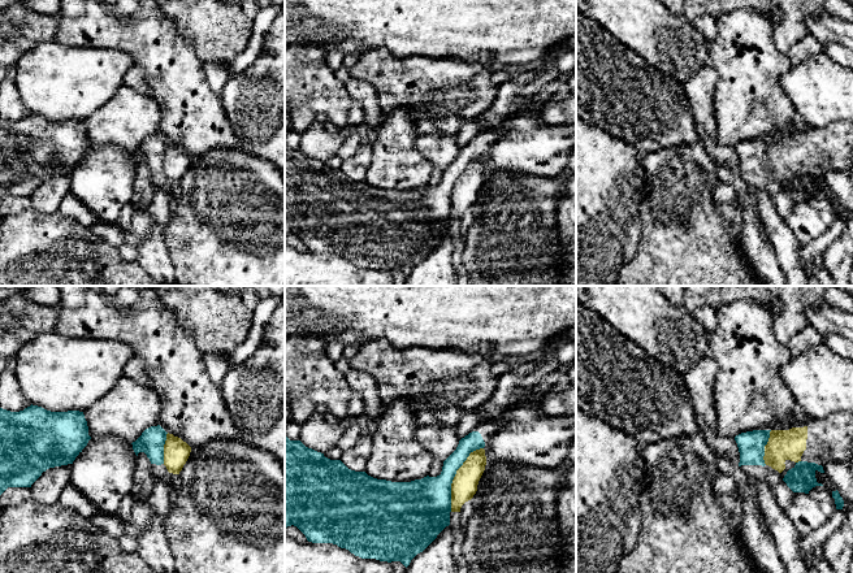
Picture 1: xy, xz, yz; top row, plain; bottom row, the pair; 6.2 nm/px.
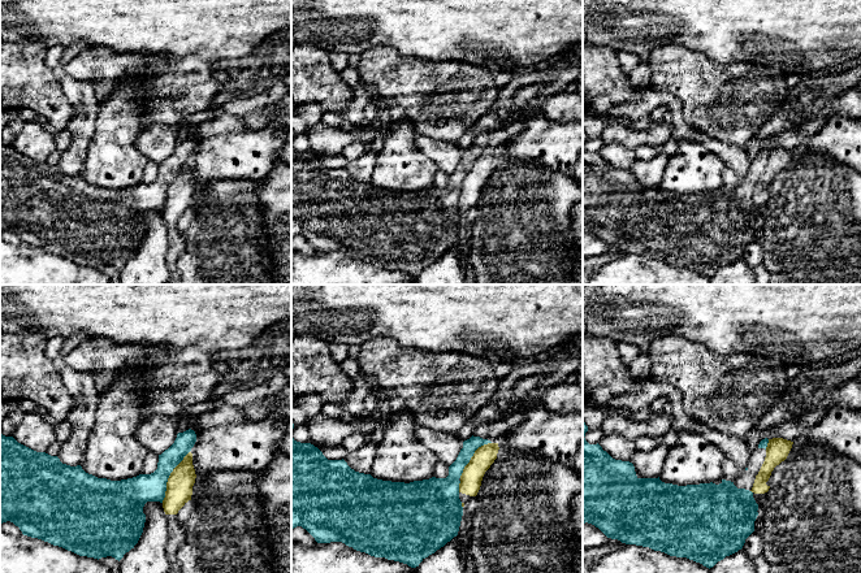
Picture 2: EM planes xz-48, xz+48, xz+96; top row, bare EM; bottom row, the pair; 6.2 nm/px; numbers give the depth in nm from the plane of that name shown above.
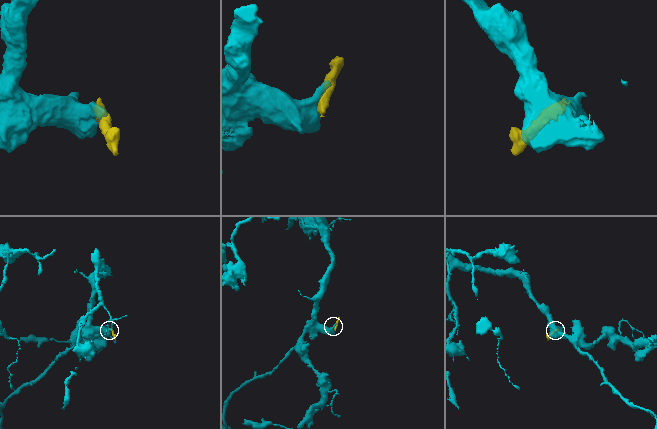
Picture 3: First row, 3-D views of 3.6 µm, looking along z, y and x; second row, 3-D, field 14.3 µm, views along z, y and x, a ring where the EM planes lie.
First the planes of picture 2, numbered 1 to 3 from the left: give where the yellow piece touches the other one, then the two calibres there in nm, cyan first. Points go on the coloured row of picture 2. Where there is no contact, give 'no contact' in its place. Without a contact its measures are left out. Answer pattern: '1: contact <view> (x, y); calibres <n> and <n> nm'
1: contact xz-48 (168, 477); calibres 200 and 160 nm
2: contact xz+48 (472, 455); calibres 130 and 140 nm
3: contact xz+96 (766, 445); calibres 50 and 140 nm

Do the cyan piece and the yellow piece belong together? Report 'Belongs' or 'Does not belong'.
Does not belong

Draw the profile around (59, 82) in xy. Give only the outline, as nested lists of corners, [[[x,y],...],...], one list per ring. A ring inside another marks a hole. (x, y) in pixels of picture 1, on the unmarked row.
[[[44,40],[25,52],[18,61],[14,83],[30,113],[51,121],[87,120],[124,86],[124,77],[134,62],[118,49],[70,47]]]

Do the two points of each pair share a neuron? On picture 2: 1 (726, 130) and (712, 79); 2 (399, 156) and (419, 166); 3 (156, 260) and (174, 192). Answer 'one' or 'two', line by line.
1: one
2: one
3: two

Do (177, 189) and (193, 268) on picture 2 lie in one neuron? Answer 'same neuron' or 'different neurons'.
different neurons

